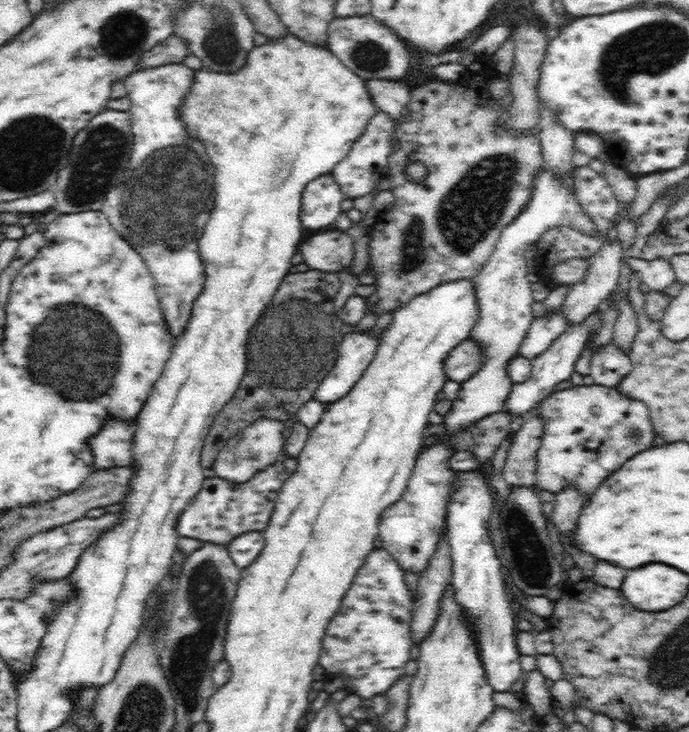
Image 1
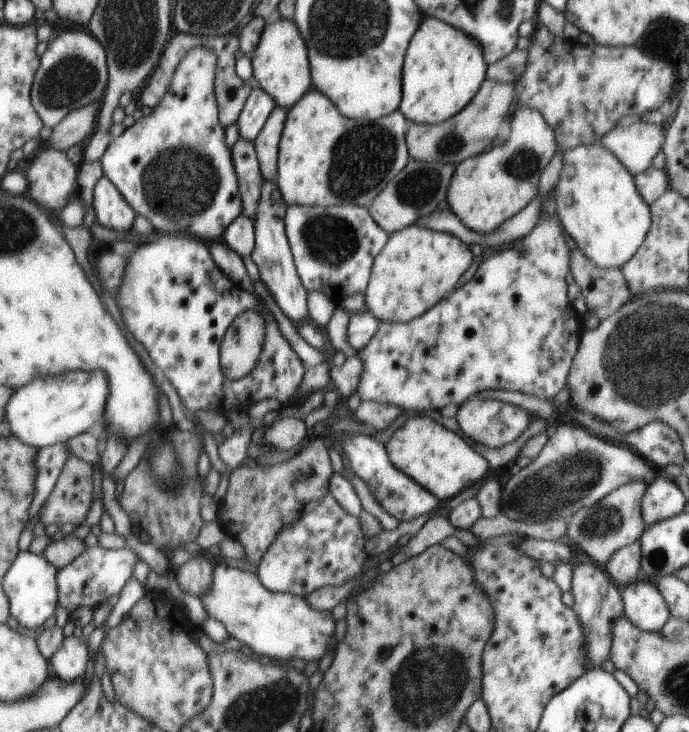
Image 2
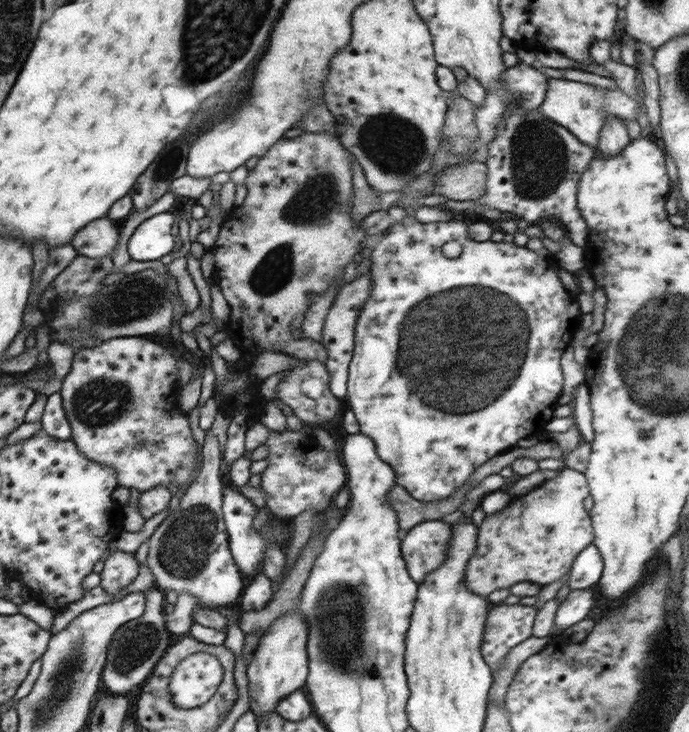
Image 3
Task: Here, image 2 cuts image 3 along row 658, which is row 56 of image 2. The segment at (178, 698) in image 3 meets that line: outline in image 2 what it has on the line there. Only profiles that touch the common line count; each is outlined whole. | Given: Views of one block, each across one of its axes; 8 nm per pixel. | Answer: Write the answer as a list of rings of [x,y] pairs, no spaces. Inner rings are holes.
[[[196,46],[196,50],[188,52],[162,102],[148,116],[138,115],[130,128],[110,142],[105,156],[99,161],[104,177],[117,186],[137,215],[150,220],[154,230],[158,233],[186,232],[209,244],[221,242],[230,222],[242,213],[231,150],[226,146],[225,128],[218,118],[216,72],[217,56],[212,48]]]

